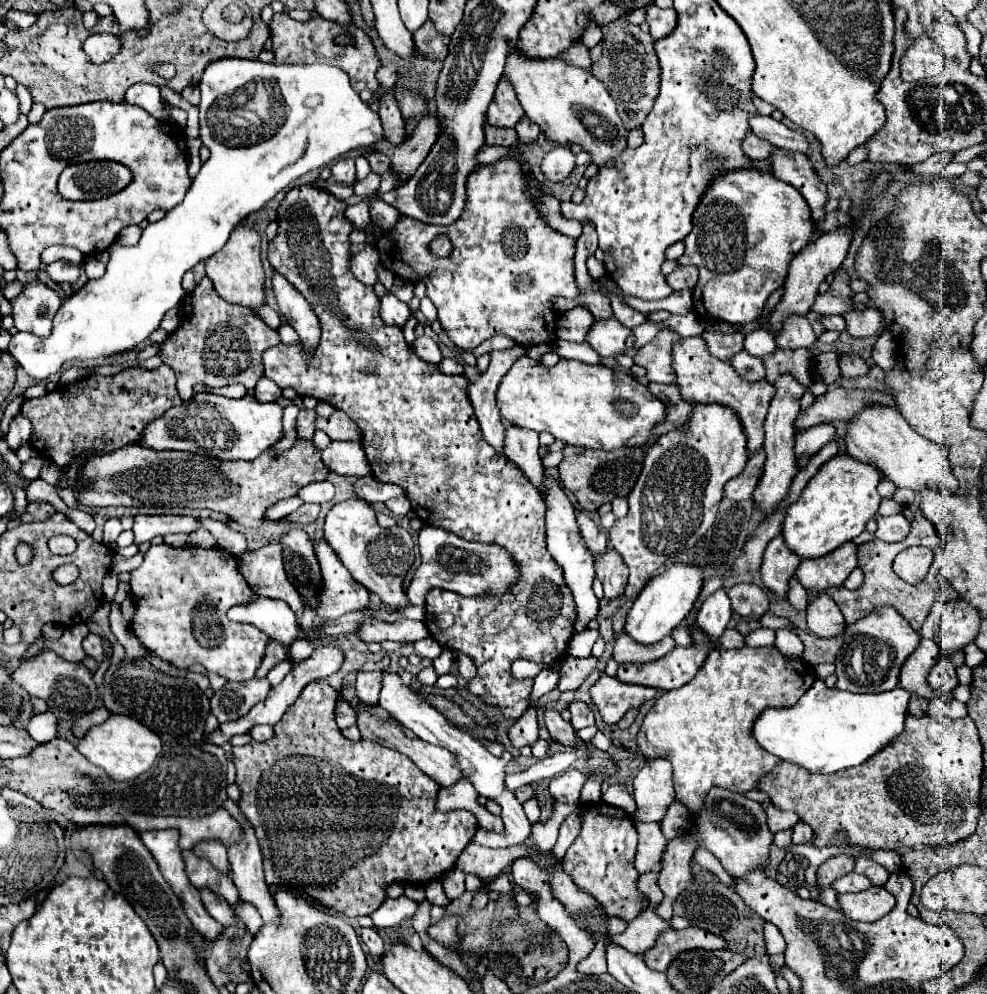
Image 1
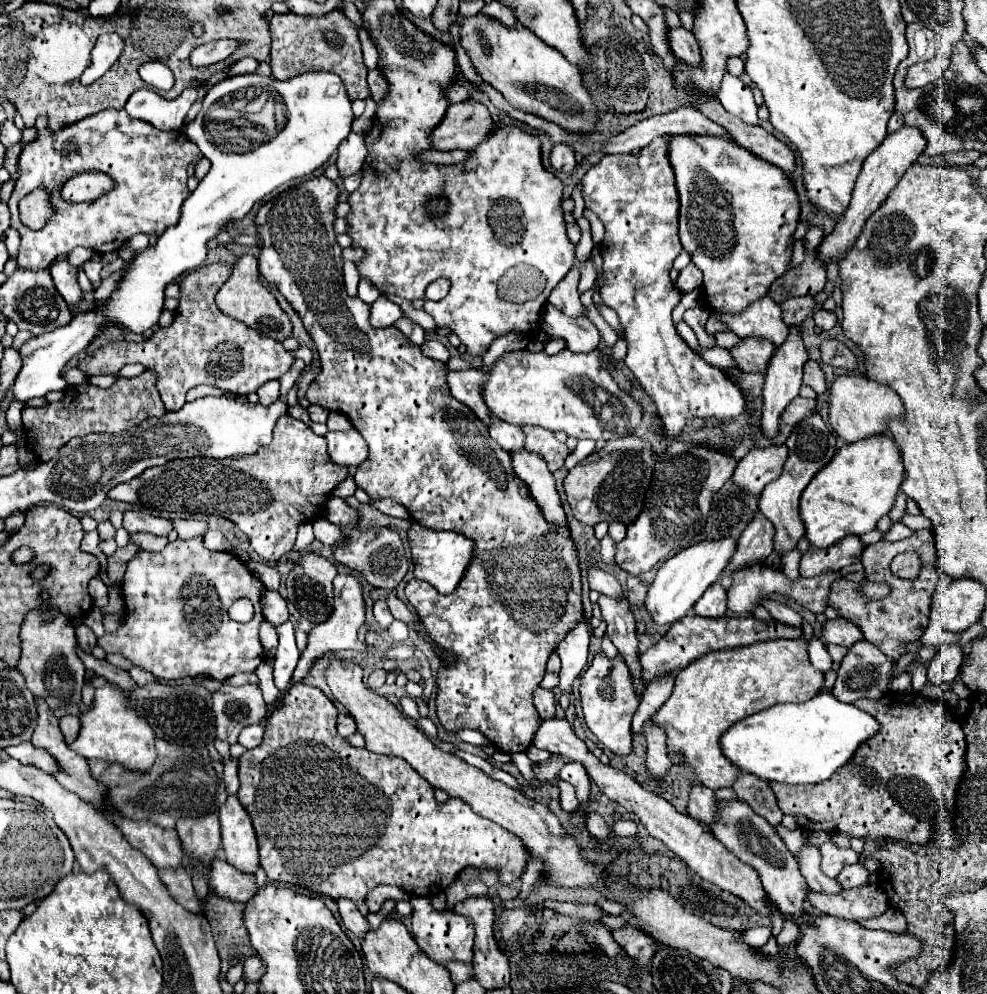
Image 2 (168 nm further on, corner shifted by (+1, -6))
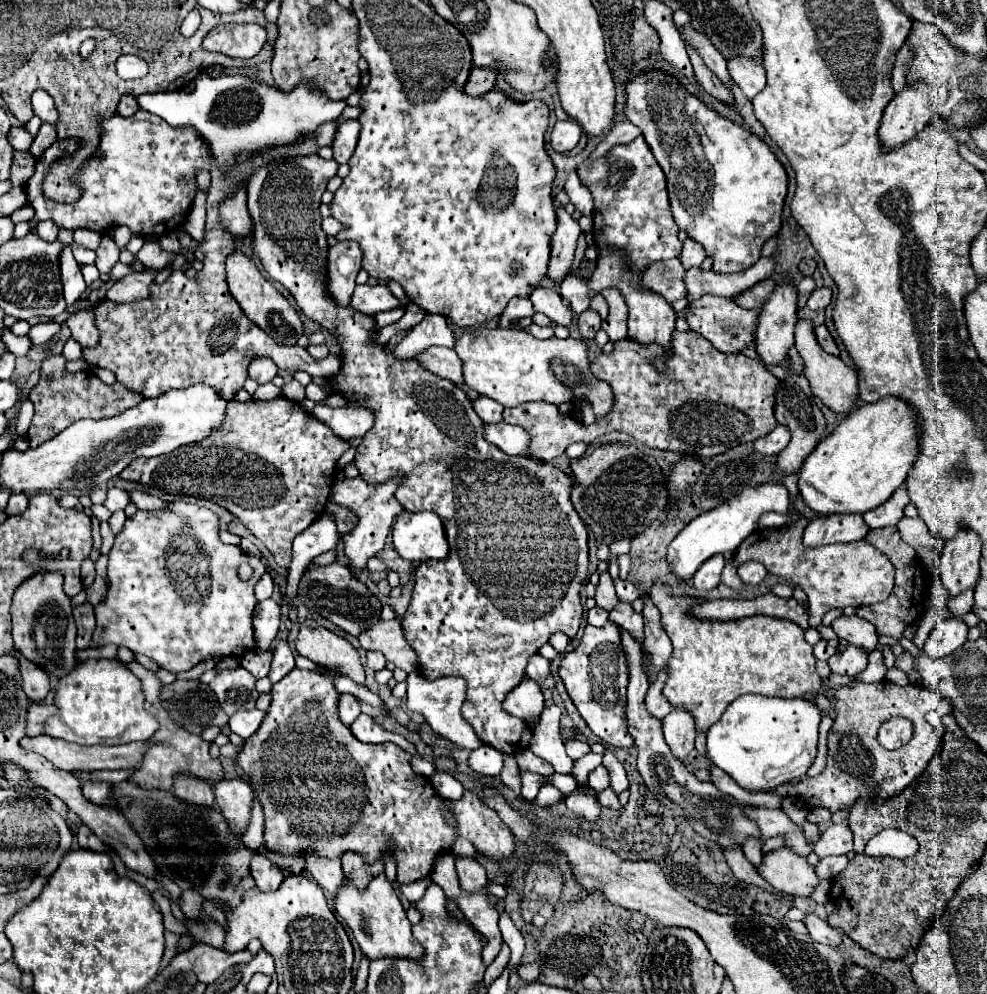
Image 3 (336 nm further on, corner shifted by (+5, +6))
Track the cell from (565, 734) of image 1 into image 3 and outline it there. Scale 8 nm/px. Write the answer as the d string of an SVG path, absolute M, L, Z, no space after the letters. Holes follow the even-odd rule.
M540 654L532 656L532 660L528 662L528 668L526 668L526 678L530 678L530 680L540 684L548 676L550 676L550 662L546 658L542 658Z

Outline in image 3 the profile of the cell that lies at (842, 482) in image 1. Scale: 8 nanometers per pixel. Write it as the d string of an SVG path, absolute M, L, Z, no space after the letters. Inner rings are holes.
M884 398L874 404L862 404L804 460L798 476L800 496L806 506L820 516L850 512L864 514L878 508L894 494L906 480L916 454L916 416L904 400Z

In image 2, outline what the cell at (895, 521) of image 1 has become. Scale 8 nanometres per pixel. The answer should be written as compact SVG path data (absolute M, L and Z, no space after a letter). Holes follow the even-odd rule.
M898 522L898 524L894 524L892 528L890 528L890 532L884 536L884 540L888 540L888 542L894 542L894 540L902 540L902 538L910 538L914 534L914 530L910 530L906 524L902 524L902 522Z

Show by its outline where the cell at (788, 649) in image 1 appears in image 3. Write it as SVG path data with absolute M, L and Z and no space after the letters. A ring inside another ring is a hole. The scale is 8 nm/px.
M746 562L746 564L742 564L742 568L738 568L738 574L740 574L742 582L752 584L752 586L760 586L768 572L760 562Z

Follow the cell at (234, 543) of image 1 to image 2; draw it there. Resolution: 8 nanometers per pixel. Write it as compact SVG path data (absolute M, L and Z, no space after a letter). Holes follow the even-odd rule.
M188 518L188 519L175 519L170 520L174 530L178 532L178 538L192 538L192 536L198 536L198 534L204 534L208 530L208 524L206 522Z

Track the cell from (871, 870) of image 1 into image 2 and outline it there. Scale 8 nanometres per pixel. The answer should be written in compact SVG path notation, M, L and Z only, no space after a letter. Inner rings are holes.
M850 864L850 866L842 868L842 872L836 876L836 880L840 882L842 888L864 886L868 882L868 870L860 864Z

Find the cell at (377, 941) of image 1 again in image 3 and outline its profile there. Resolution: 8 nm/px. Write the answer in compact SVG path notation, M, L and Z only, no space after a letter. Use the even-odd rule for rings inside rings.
M306 856L304 860L314 880L332 896L336 896L336 892L340 890L340 884L344 884L344 872L342 872L340 860L324 860L318 856Z

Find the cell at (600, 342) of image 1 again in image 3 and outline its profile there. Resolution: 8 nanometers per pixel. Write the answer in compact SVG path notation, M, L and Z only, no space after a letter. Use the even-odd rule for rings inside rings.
M538 286L532 294L530 300L534 304L536 312L546 314L554 324L558 326L570 326L572 324L572 308L562 300L562 296L554 288L544 288Z

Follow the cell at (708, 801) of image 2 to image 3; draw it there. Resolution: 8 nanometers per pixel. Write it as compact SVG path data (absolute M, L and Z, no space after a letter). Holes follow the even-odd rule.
M672 708L672 712L662 720L662 728L666 744L672 750L672 756L686 764L688 752L694 750L694 718L680 708Z

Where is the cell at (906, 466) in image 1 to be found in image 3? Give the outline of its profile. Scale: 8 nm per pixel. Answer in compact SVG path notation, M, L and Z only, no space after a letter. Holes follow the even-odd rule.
M800 320L796 324L796 350L798 354L802 356L804 364L806 364L806 370L804 370L804 376L808 378L810 382L810 388L812 388L812 394L816 398L820 398L820 402L824 406L828 406L830 410L834 410L836 414L850 414L852 410L858 408L860 404L860 390L858 390L858 370L856 368L850 368L846 366L838 356L832 356L828 352L824 352L816 338L814 338L814 328L810 324L810 320Z

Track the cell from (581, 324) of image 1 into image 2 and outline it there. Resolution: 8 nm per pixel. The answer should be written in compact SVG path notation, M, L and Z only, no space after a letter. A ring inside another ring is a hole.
M572 268L564 280L552 290L548 296L548 302L558 306L566 316L580 316L582 314L582 302L578 294L578 282L580 282L580 270Z

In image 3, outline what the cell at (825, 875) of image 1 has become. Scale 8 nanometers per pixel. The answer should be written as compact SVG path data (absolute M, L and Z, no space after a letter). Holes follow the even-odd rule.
M830 824L818 844L814 846L814 852L820 858L834 856L834 854L848 854L852 850L852 832L848 826L840 824Z

